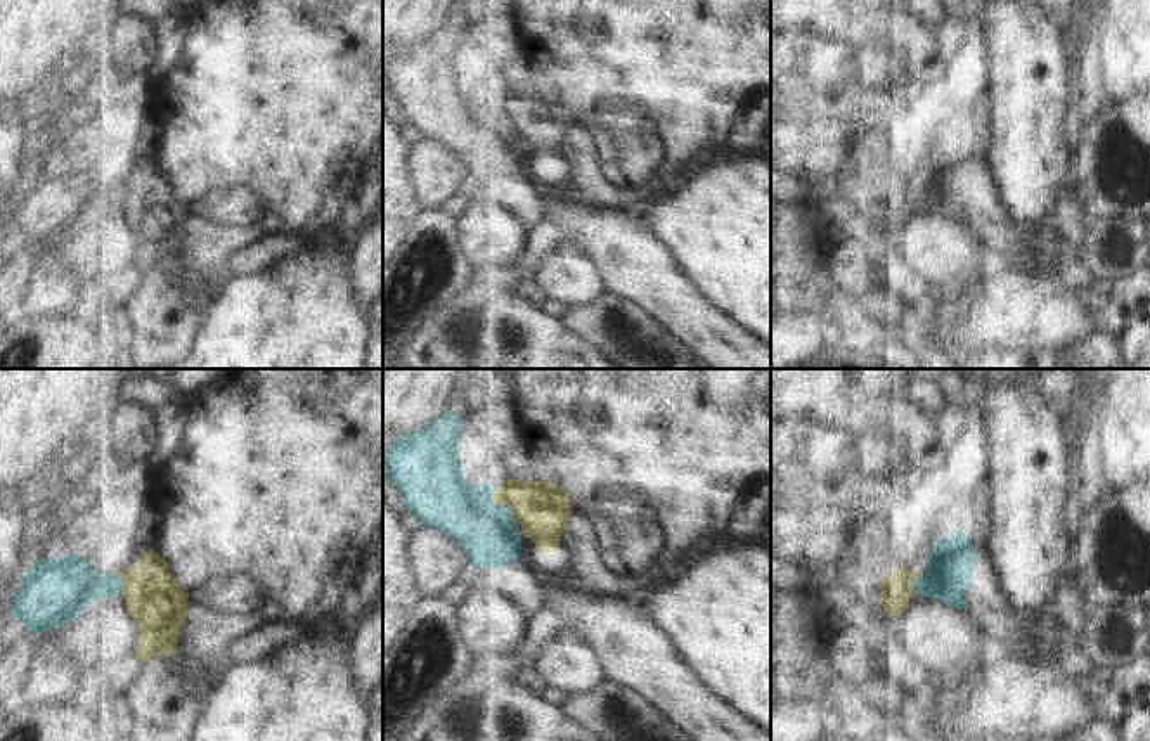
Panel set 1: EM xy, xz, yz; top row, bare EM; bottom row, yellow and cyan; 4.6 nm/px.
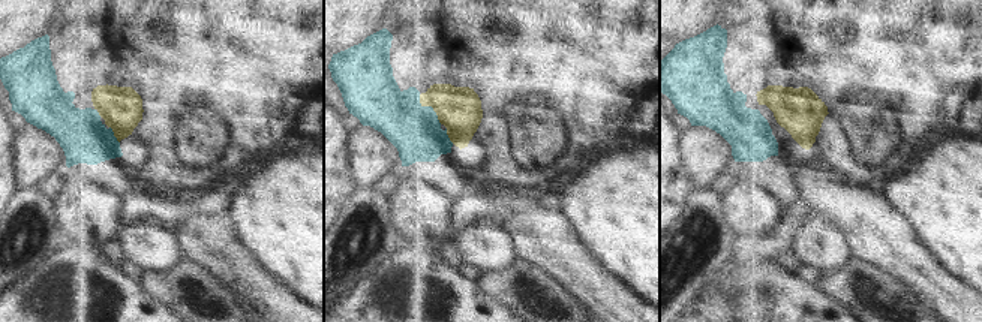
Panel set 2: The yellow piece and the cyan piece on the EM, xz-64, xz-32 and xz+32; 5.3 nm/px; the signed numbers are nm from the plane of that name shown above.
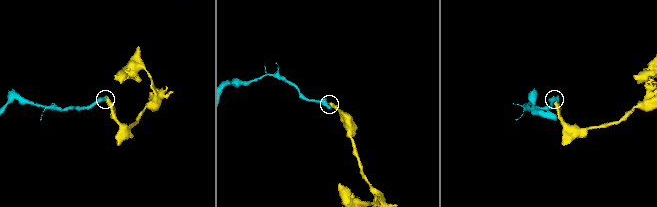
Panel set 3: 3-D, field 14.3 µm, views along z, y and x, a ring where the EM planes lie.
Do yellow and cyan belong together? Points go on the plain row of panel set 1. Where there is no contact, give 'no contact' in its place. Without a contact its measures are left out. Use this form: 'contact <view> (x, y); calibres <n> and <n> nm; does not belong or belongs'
contact xz (508, 118); calibres 240 and 280 nm; does not belong

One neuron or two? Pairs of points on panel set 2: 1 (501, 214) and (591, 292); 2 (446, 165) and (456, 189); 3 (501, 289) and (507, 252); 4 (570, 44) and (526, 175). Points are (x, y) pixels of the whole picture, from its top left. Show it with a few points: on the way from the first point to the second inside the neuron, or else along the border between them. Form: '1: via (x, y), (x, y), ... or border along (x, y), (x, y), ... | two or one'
1: border along (499, 199), (511, 211), (502, 223) | two
2: via (446, 171), (456, 183) | one
3: border along (519, 258), (507, 268), (483, 273) | two
4: via (577, 83), (577, 147), (565, 160) | one

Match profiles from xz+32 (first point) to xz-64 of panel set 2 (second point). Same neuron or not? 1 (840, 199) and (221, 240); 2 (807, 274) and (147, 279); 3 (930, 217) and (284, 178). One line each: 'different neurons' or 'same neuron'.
1: same neuron
2: different neurons
3: same neuron

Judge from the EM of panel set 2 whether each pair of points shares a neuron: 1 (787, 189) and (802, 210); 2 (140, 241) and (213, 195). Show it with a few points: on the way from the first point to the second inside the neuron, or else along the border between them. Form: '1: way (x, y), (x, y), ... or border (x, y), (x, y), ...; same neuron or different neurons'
1: border (801, 198), (793, 204), (789, 214); different neurons
2: border (165, 225), (143, 216), (128, 226); different neurons

